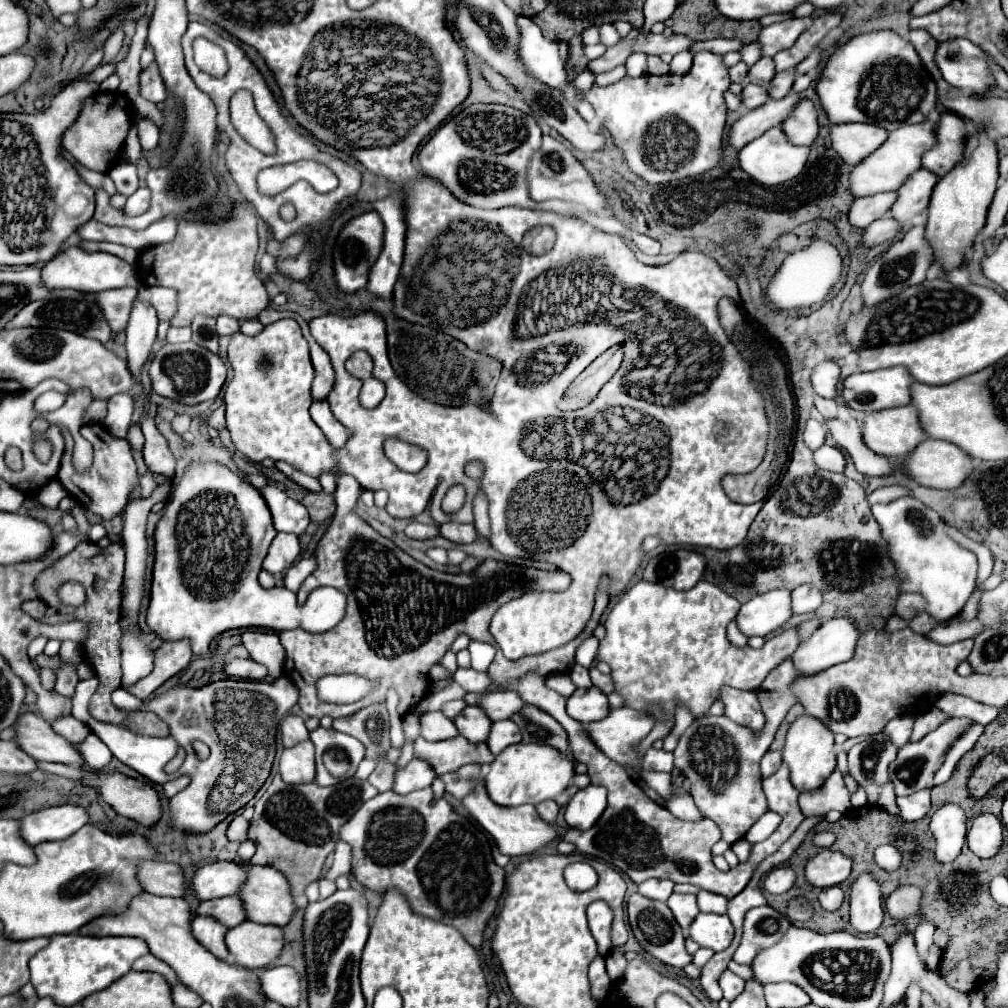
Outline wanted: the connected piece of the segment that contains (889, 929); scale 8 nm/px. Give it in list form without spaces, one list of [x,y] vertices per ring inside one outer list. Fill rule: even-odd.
[[[885,919],[883,923],[881,923],[881,927],[873,933],[873,935],[879,935],[879,937],[883,937],[889,945],[895,941],[895,937],[899,935],[899,933],[907,933],[907,929],[915,929],[915,923],[889,923],[889,919]]]

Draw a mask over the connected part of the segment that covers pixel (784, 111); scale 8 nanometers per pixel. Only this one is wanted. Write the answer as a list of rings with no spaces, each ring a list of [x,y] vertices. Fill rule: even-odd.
[[[787,95],[781,101],[769,99],[765,105],[753,109],[753,111],[747,111],[743,117],[739,117],[731,125],[727,145],[737,151],[743,149],[745,143],[753,141],[755,137],[759,137],[767,129],[779,125],[789,115],[789,111],[793,109],[793,105],[797,101],[799,101],[799,95]]]

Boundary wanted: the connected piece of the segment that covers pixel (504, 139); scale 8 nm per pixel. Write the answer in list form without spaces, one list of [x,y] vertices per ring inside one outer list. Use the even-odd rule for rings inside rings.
[[[477,103],[447,119],[429,137],[419,151],[419,165],[425,175],[441,181],[459,201],[469,205],[483,209],[497,209],[503,205],[537,207],[539,203],[531,201],[527,195],[525,167],[539,147],[541,129],[531,115],[507,105]]]

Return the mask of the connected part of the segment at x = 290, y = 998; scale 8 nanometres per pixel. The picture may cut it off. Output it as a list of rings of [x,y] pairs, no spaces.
[[[293,967],[265,969],[259,975],[259,985],[265,999],[275,1001],[283,1007],[297,1007],[301,989],[299,989],[299,975]]]

